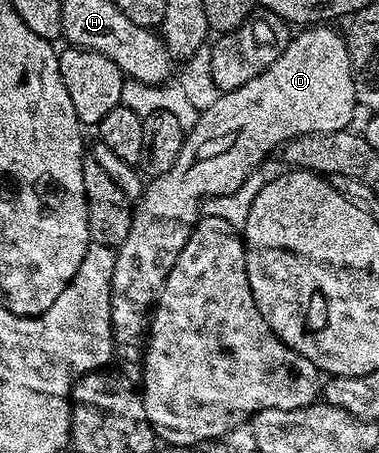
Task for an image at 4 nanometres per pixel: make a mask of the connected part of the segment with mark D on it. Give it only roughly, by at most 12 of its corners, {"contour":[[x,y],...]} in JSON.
{"contour":[[309,25],[218,94],[116,248],[120,374],[201,205],[359,111],[345,36]]}

